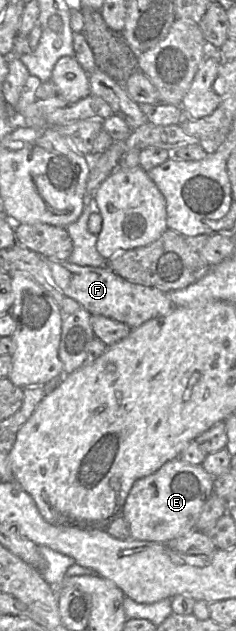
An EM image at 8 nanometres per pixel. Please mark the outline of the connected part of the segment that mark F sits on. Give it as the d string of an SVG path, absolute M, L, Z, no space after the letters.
M46 258L53 280L66 297L77 301L91 315L102 315L125 323L130 329L147 320L162 317L174 308L168 295L160 289L130 282L108 267L80 266L68 260Z

